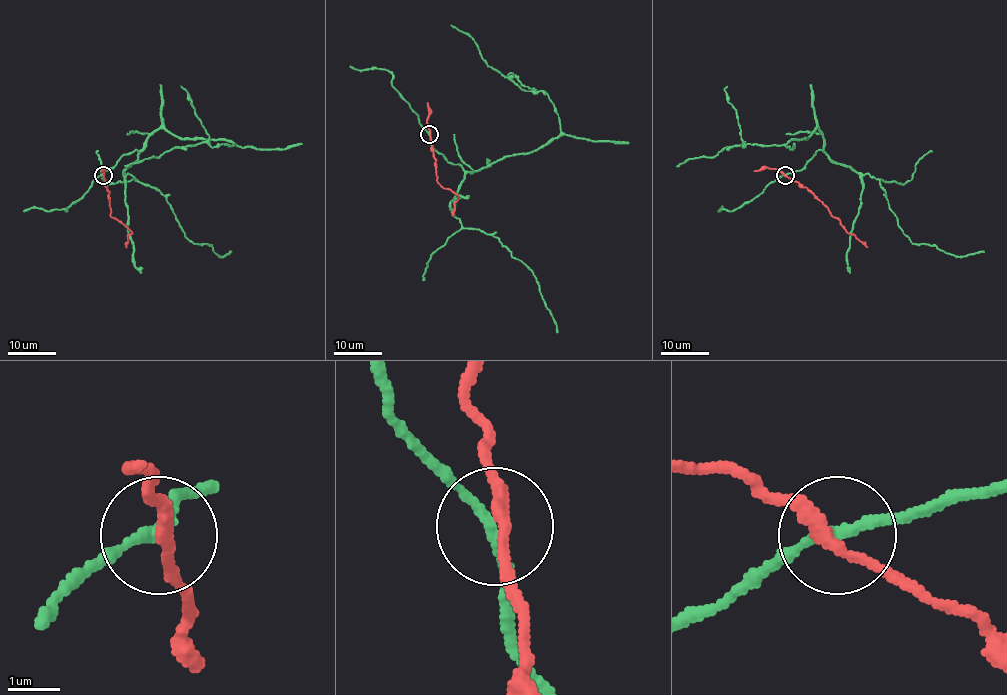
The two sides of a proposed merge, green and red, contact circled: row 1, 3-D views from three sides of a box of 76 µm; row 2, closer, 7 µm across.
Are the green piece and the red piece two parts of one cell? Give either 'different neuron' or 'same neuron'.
different neuron

